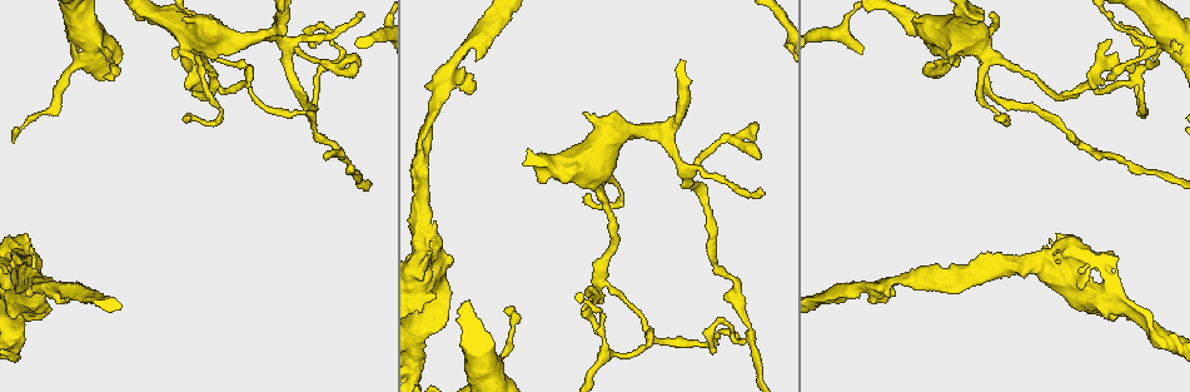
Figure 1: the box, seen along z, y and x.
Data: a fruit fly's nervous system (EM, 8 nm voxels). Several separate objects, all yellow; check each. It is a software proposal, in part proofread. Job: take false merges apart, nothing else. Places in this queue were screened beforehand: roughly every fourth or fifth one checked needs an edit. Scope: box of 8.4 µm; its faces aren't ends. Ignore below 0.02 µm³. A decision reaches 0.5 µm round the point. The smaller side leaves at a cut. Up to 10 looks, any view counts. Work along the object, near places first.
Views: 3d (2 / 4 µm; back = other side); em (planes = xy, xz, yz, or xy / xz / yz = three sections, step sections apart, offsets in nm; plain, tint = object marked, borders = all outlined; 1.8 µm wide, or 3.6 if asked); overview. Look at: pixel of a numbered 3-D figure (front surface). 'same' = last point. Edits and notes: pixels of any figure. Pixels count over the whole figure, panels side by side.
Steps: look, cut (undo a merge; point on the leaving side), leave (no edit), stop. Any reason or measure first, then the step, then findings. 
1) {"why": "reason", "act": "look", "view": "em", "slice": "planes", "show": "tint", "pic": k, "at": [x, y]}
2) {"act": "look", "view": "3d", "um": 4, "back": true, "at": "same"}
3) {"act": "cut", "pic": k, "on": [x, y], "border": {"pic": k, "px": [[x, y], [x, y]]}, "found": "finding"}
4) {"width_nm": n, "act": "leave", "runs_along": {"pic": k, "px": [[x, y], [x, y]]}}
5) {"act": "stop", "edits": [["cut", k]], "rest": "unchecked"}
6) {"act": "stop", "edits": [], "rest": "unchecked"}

{"why": "touches itself", "act": "look", "view": "em", "slice": "yz", "step": 4, "show": "borders", "pic": 1, "at": [439, 327]}

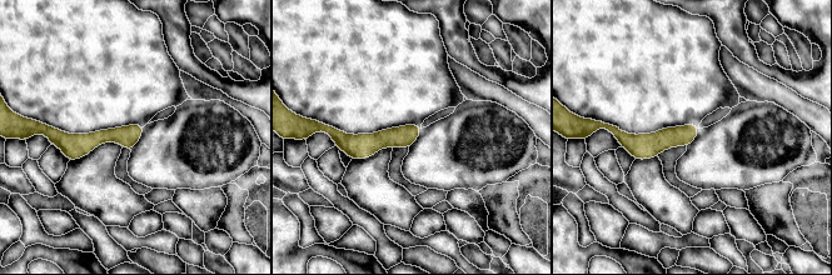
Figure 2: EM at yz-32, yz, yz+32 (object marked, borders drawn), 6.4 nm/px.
{"act": "leave", "found": "all the same cell"}

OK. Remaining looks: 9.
{"why": "branch point", "act": "look", "view": "em", "slice": "planes", "show": "tint", "pic": 1, "at": [46, 290]}

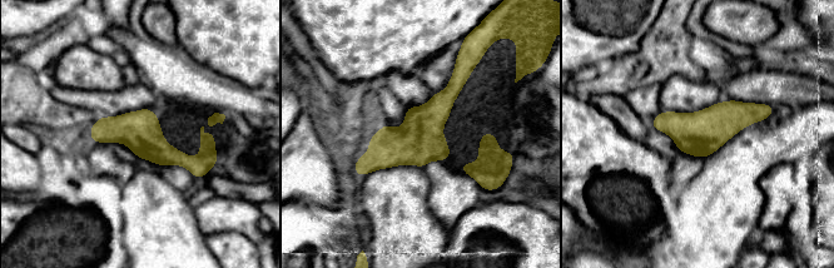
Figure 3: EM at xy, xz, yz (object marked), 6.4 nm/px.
{"act": "leave", "runs_along": {"pic": 3, "px": [[460, 73], [398, 145], [357, 169]]}, "found": "continuous, no second cell"}

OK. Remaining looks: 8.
{"why": "small branch off a trunk", "act": "look", "view": "3d", "um": 4, "pic": 1, "at": [202, 35]}

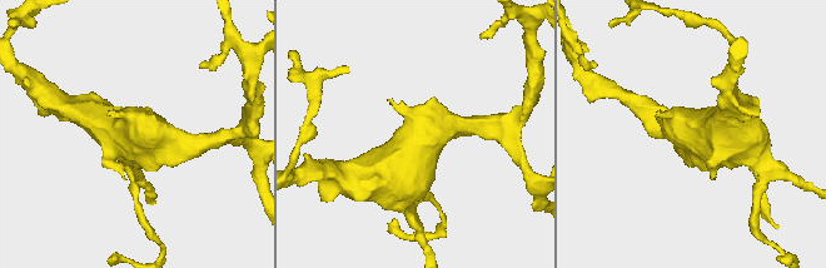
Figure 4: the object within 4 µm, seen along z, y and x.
{"act": "look", "view": "em", "slice": "planes", "show": "tint", "pic": 4, "at": [415, 154]}

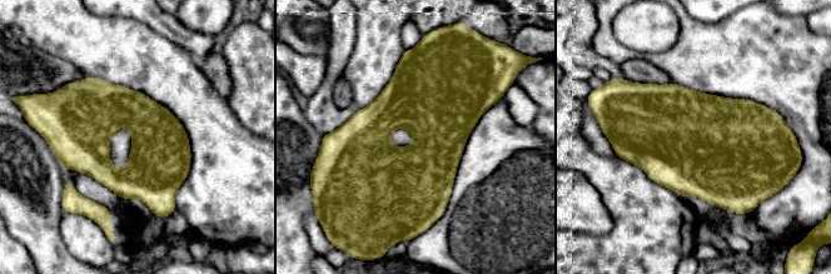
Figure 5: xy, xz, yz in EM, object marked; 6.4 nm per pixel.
{"width_nm": 360, "act": "leave", "found": "all the same cell"}

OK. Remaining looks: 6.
{"why": "three-way junction", "act": "look", "view": "3d", "um": 4, "pic": 1, "at": [289, 49]}

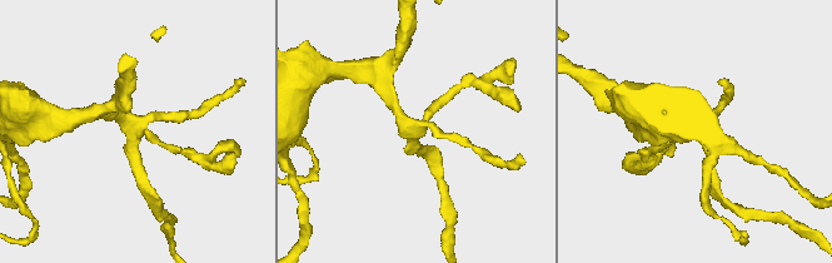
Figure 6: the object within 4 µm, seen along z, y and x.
{"act": "look", "view": "em", "slice": "yz", "step": 8, "show": "tint", "pic": 6, "at": [412, 130]}

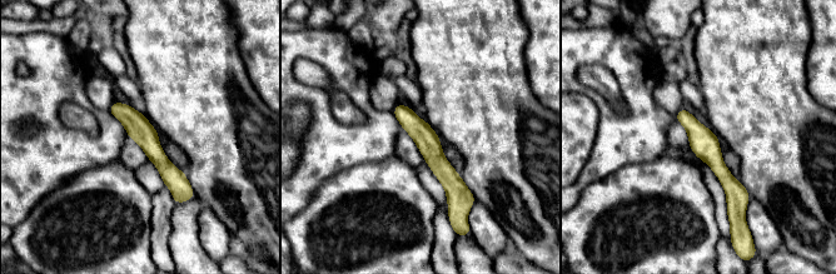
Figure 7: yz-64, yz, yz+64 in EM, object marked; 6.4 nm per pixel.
{"why": "another direction", "act": "look", "view": "em", "slice": "xz", "step": 4, "show": "tint", "at": "same"}

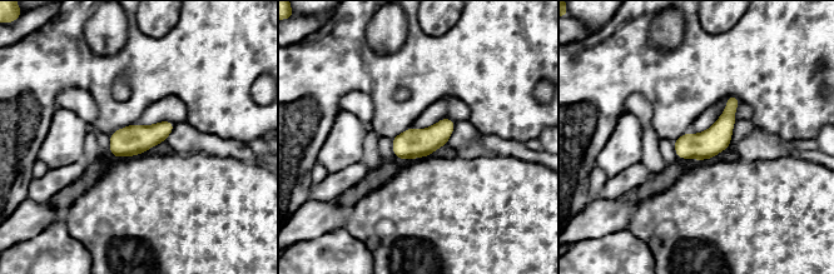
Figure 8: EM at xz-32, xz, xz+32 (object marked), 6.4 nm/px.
{"act": "leave", "runs_along": {"pic": 8, "px": [[735, 100], [728, 119], [680, 155]]}, "found": "one cell here"}

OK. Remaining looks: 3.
{"act": "stop", "edits": [], "rest": "unchecked"}

